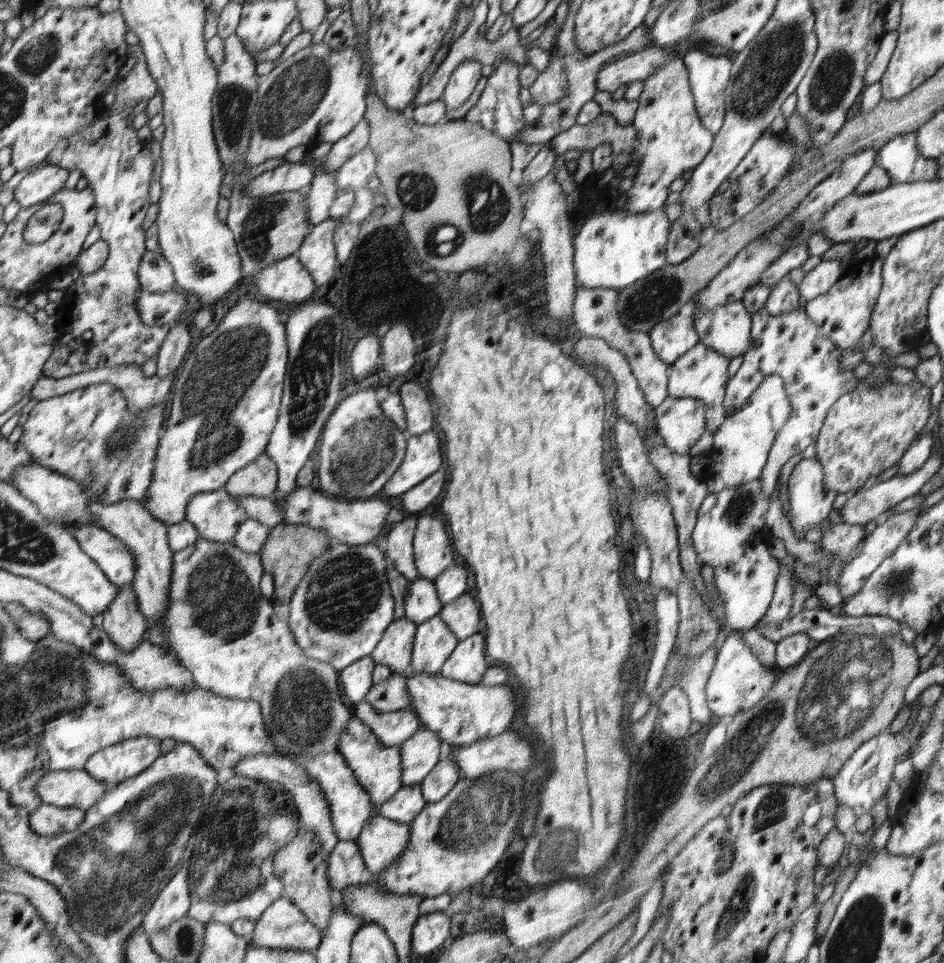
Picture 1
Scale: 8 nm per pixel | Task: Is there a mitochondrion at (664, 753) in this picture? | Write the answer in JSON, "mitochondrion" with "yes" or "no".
{"mitochondrion":"no"}

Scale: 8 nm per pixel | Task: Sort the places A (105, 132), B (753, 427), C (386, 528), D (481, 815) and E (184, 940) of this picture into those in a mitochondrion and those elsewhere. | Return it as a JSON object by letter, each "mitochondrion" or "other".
{"A":"other","B":"other","C":"other","D":"mitochondrion","E":"mitochondrion"}

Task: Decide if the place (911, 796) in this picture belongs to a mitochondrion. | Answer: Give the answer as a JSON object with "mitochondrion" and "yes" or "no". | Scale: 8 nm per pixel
{"mitochondrion":"no"}

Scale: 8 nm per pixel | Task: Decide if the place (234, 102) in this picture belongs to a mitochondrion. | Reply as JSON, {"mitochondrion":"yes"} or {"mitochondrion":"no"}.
{"mitochondrion":"yes"}

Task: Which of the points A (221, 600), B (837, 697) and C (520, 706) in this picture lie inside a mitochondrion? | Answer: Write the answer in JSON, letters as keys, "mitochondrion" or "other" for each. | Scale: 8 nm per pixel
{"A":"mitochondrion","B":"mitochondrion","C":"other"}

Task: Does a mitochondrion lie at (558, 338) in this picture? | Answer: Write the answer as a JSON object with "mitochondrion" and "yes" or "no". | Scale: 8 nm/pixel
{"mitochondrion":"no"}

